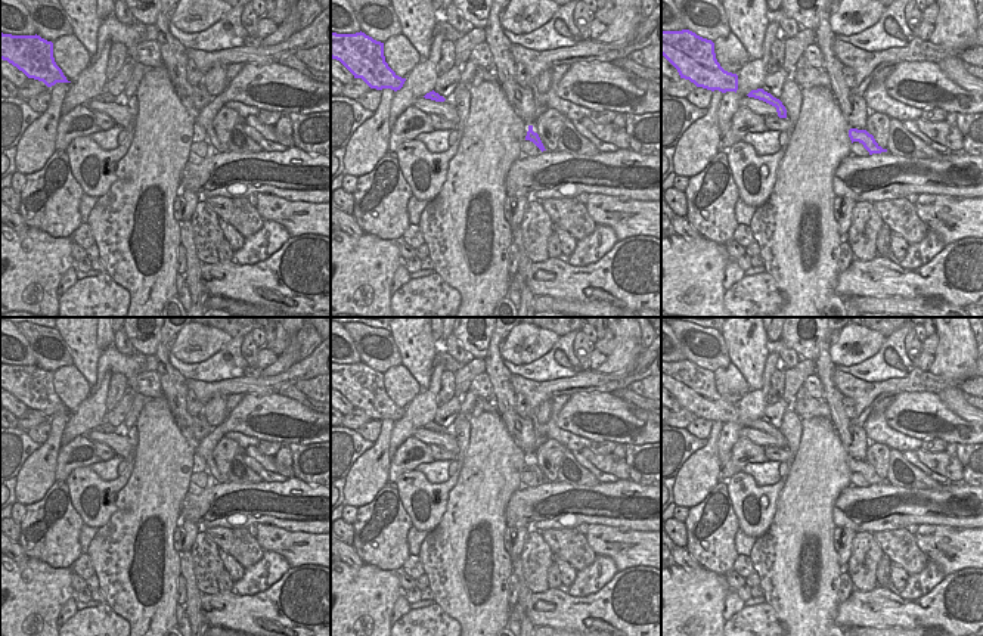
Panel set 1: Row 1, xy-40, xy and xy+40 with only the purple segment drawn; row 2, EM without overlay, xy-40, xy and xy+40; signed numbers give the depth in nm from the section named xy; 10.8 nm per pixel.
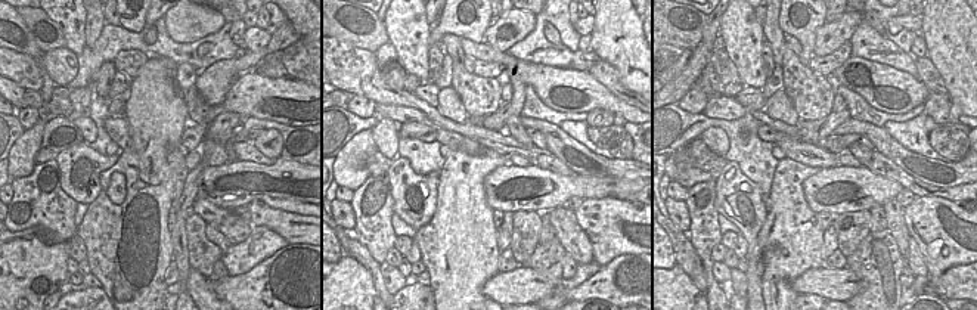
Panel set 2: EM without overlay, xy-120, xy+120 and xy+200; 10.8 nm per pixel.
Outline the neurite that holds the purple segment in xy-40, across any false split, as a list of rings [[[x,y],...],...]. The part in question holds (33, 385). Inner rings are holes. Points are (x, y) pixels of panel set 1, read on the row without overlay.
[[[0,363],[0,390],[7,391],[28,409],[43,412],[47,418],[71,413],[56,395],[53,373],[40,366],[12,366]]]

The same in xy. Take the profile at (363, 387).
[[[331,363],[331,388],[339,391],[354,409],[362,409],[370,419],[400,421],[406,409],[399,407],[385,393],[384,373],[365,363]]]

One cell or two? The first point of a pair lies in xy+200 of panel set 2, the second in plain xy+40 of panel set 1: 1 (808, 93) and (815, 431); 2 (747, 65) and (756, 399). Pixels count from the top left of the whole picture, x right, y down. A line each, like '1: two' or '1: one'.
1: two
2: two

